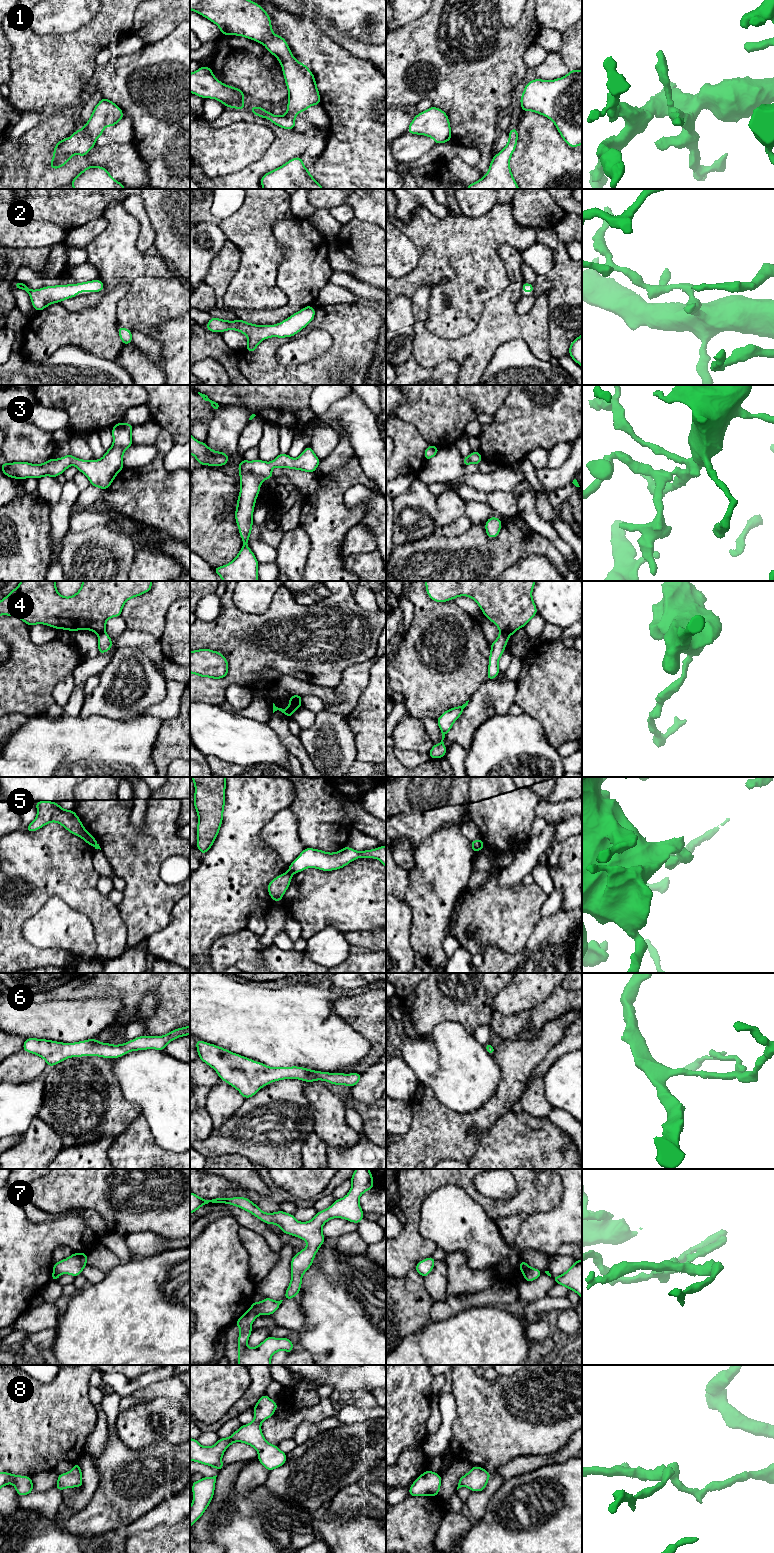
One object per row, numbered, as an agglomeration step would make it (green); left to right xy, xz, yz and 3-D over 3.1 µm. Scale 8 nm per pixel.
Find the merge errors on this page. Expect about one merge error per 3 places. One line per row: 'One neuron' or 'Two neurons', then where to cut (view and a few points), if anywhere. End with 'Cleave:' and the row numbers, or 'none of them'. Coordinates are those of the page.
1: One neuron. No split
2: One neuron. No split
3: One neuron. No split
4: Two neurons. Split along yz (500, 631), (508, 636)
5: Two neurons. Split along xz (289, 870), (293, 873)
6: One neuron. No split
7: Two neurons. Split along xz (250, 1308), (257, 1315)
8: One neuron. No split
Cleave: 4, 5, 7

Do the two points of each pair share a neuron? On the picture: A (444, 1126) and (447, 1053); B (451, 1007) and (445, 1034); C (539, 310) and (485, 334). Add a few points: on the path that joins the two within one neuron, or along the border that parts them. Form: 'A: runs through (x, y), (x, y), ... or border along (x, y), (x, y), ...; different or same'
A: border along (430, 1087), (441, 1103), (458, 1112), (467, 1113); different
B: border along (468, 1033), (458, 1022), (442, 1021), (428, 1034); different
C: runs through (526, 323), (523, 326), (498, 326); same

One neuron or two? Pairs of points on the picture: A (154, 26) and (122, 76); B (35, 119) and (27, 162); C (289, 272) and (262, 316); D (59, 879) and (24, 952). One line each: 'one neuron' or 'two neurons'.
A: two neurons
B: two neurons
C: one neuron
D: one neuron

